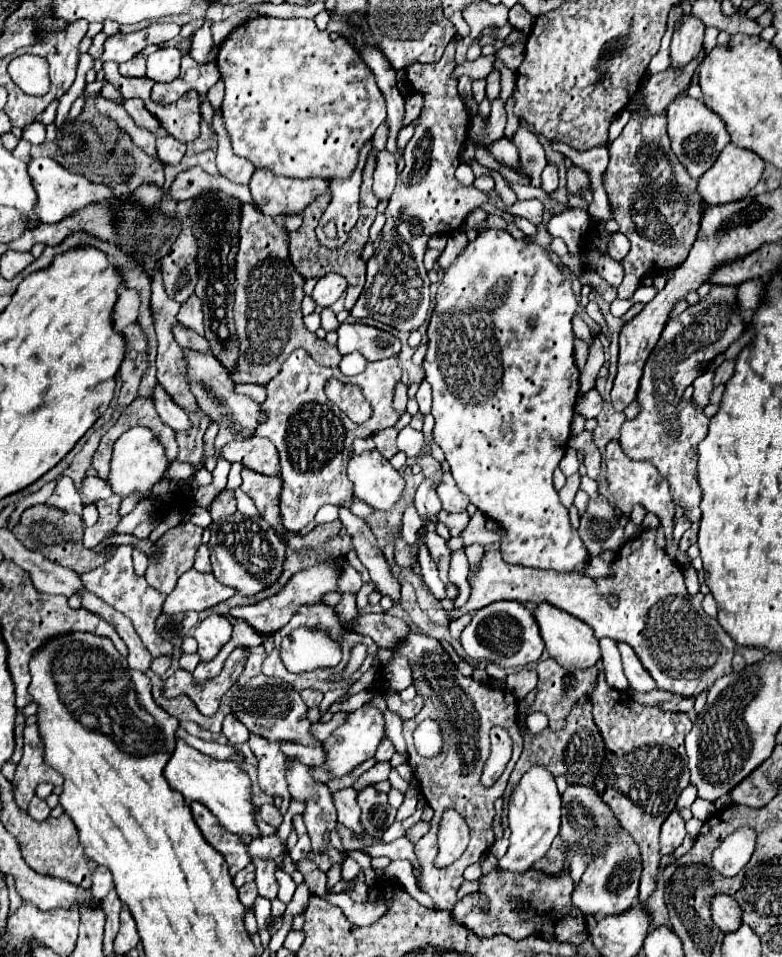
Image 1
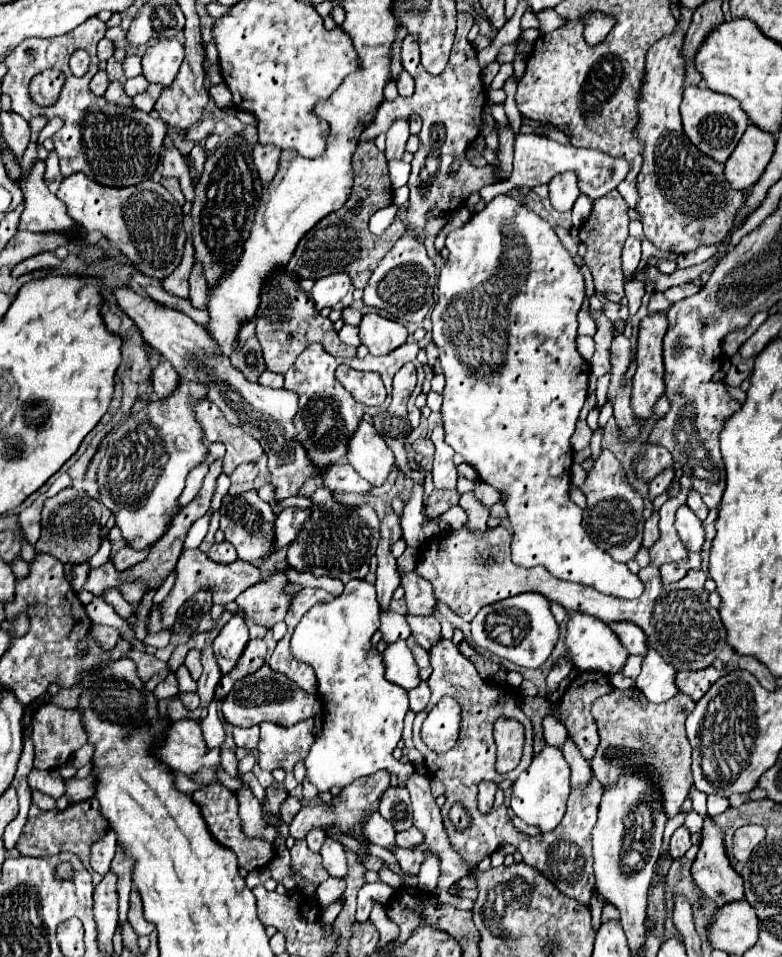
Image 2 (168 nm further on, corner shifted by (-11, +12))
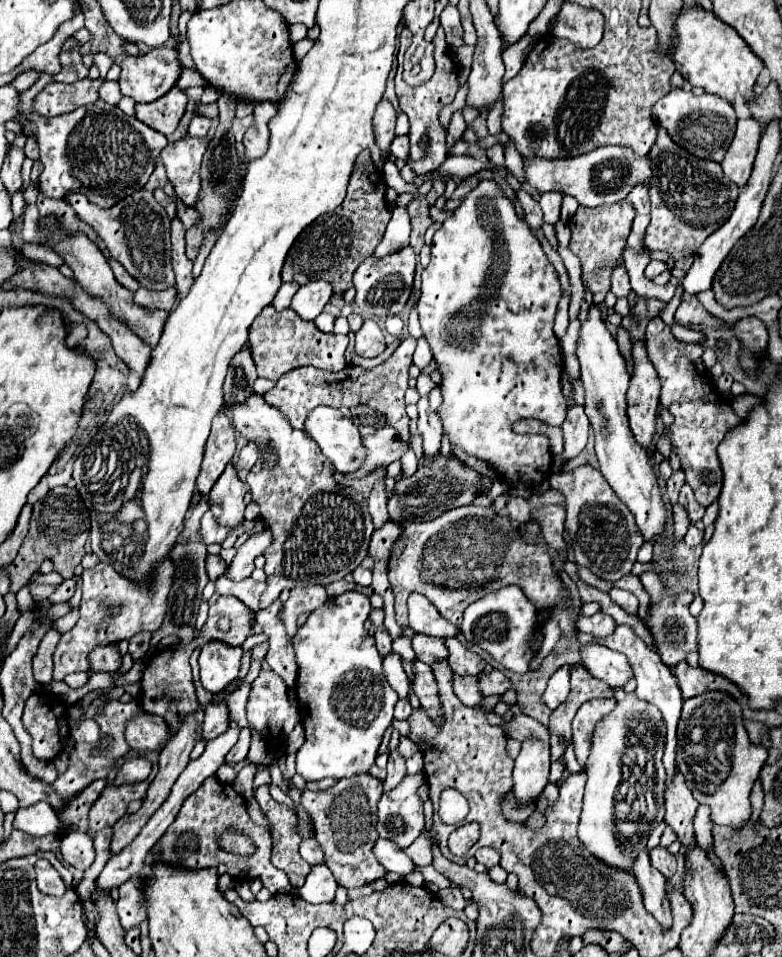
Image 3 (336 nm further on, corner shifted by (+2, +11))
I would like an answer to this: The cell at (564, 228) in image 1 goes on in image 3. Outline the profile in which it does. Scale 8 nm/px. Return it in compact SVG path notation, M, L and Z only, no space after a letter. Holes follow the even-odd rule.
M564 195L564 199L562 199L562 217L560 219L564 223L568 223L570 217L576 213L576 209L578 209L578 201L574 197L570 197L570 195Z

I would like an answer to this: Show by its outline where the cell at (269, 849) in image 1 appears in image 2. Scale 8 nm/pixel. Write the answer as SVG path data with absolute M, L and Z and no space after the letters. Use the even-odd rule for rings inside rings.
M379 770L377 774L365 776L365 778L357 778L355 782L351 782L349 786L345 786L341 790L339 796L333 798L331 804L324 806L316 806L309 804L303 807L295 816L289 825L289 833L293 838L305 838L305 834L309 834L313 828L329 828L335 826L339 828L343 834L351 834L361 842L361 848L357 852L357 862L363 862L365 856L369 854L369 842L363 838L363 818L367 818L367 814L373 814L375 810L379 810L379 798L383 796L383 792L389 788L389 772Z

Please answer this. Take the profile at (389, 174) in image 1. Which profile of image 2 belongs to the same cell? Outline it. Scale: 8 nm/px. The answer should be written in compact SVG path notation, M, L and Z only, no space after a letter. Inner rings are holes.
M395 118L391 128L387 130L387 150L385 150L387 160L401 160L407 138L409 138L409 120Z

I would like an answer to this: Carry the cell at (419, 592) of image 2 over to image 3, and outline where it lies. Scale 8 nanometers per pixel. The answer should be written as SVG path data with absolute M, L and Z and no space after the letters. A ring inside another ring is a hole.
M412 593L408 597L408 625L416 631L416 633L426 633L432 637L454 637L458 633L458 629L446 621L438 609L434 609L434 605L420 593Z

